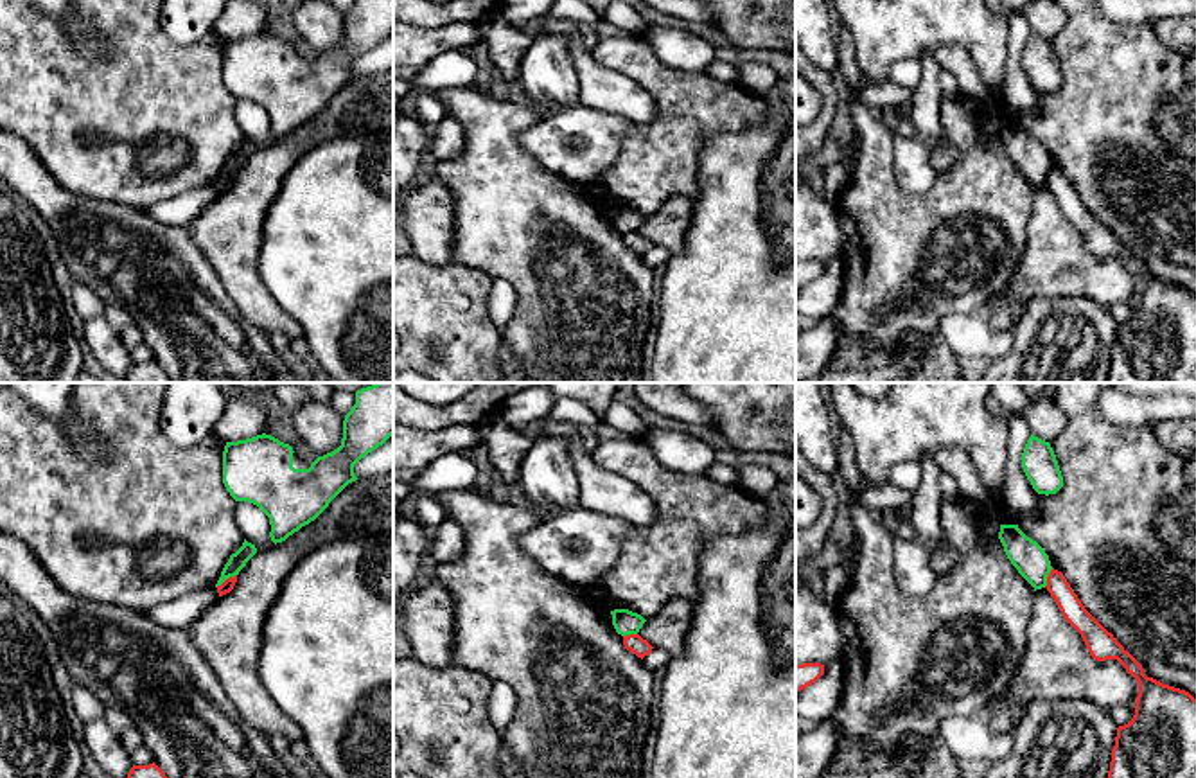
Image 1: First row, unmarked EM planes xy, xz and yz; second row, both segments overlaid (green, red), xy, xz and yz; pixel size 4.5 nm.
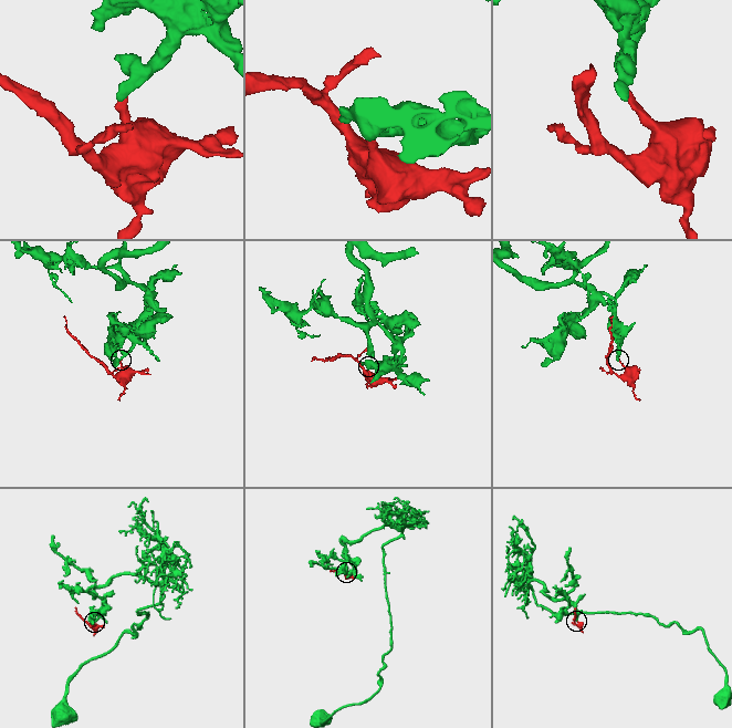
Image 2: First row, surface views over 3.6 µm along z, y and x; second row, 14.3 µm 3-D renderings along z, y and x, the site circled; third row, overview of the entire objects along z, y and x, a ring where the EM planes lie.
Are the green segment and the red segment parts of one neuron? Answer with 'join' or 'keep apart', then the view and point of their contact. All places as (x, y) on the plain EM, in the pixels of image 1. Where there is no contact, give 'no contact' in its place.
keep apart | xy (225, 176)

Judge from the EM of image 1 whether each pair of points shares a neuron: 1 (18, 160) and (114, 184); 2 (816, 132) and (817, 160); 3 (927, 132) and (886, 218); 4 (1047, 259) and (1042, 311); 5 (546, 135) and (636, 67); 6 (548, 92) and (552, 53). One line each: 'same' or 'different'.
1: different
2: different
3: different
4: different
5: different
6: same

